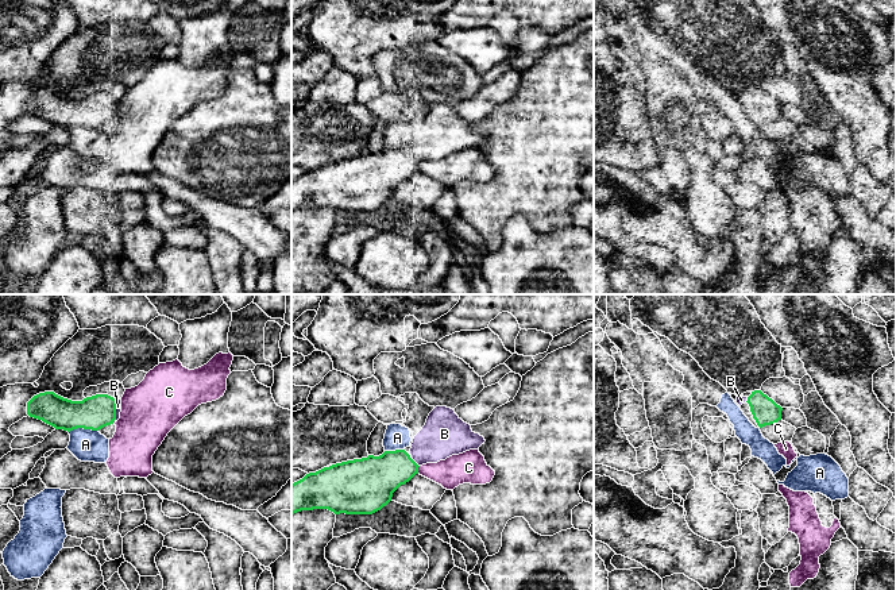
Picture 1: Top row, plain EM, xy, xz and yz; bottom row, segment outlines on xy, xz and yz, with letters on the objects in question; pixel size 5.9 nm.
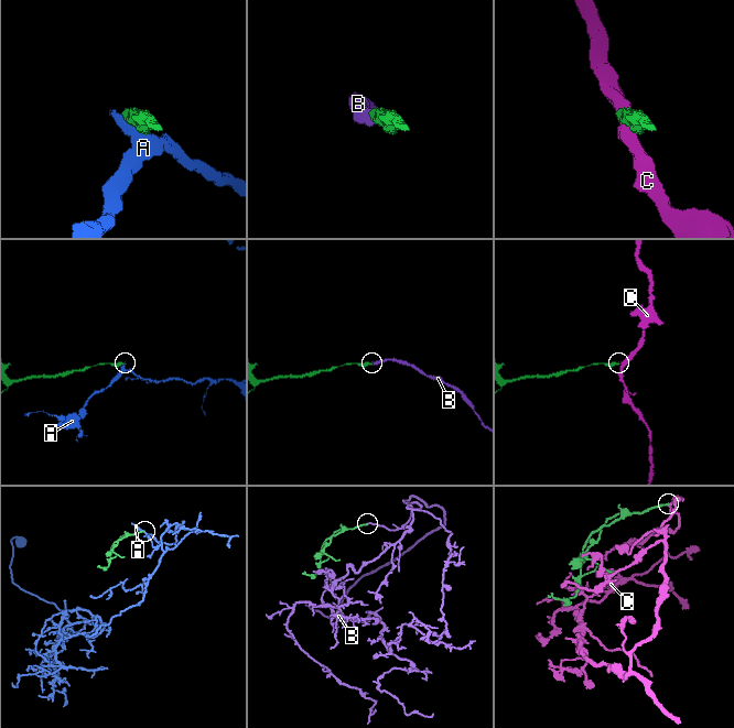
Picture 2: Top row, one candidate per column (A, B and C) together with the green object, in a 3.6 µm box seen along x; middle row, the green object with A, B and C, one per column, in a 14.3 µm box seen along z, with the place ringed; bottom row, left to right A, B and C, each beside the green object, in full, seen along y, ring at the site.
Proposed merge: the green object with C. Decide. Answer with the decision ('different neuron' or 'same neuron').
different neuron

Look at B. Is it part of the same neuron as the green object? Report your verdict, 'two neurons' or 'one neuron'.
one neuron

